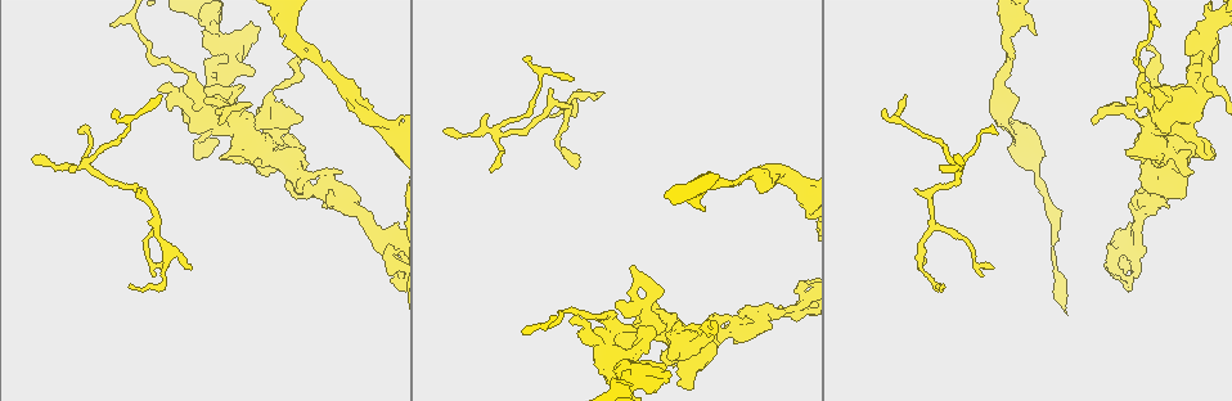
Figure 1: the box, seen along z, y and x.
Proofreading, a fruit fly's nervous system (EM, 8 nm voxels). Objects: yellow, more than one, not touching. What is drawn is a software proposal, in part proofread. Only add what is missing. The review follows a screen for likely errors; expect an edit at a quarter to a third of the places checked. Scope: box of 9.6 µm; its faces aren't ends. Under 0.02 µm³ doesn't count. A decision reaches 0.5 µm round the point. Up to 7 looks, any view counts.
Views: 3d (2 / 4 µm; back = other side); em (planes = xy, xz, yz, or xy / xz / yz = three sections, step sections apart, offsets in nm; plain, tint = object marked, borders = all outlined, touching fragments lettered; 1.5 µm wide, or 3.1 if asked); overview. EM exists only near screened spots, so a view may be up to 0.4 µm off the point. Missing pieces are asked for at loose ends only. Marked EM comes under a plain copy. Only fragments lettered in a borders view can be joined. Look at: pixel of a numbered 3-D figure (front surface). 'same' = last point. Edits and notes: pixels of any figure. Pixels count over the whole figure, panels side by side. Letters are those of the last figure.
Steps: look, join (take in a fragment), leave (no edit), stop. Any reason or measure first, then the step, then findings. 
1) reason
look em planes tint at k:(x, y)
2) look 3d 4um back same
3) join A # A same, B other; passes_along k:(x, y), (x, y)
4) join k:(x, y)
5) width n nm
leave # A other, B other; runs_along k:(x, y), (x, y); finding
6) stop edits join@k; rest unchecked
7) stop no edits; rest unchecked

branch stops here
look 3d 2um back at 1:(392, 269)

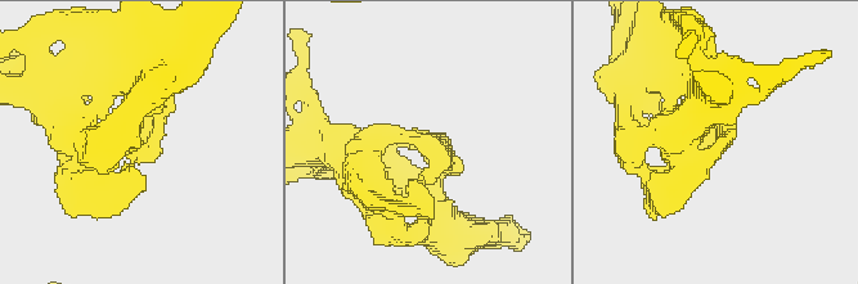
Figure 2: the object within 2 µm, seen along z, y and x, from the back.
look em xz step 8 borders at 2:(429, 183)

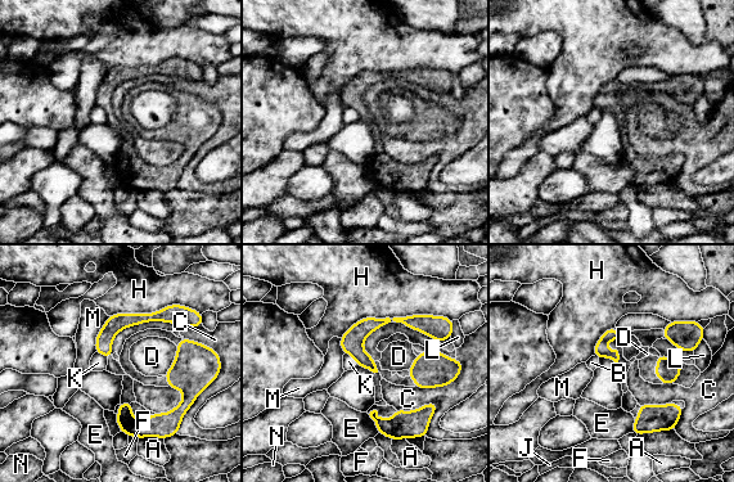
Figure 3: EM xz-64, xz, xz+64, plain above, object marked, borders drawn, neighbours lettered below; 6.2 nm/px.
look em planes borders same

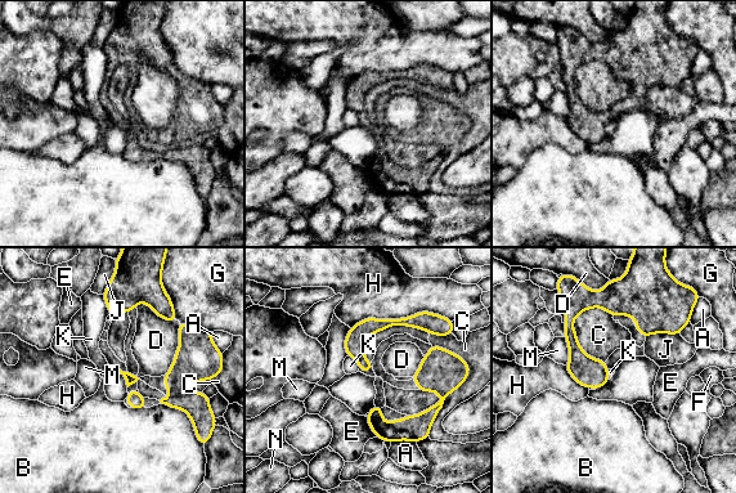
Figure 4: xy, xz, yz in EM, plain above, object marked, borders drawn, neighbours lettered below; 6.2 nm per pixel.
longest_contact H 550 nm
leave # A other, B other, C other, D other, E other, F other, G other, H other, J other, K other, M other, N other; border 4:(441, 395), (426, 409), (407, 416); none of them fits

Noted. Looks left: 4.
branch stops here
look em xz step 4 tint at 1:(955, 160)

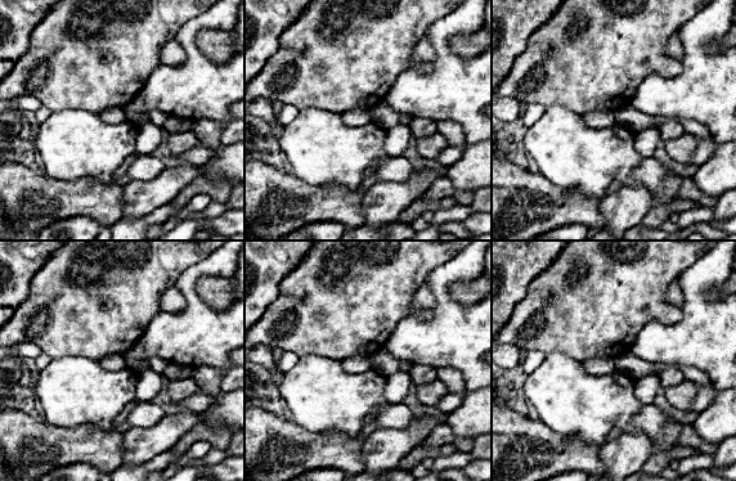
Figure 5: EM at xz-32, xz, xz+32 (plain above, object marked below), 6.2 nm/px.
look em yz step 8 borders same

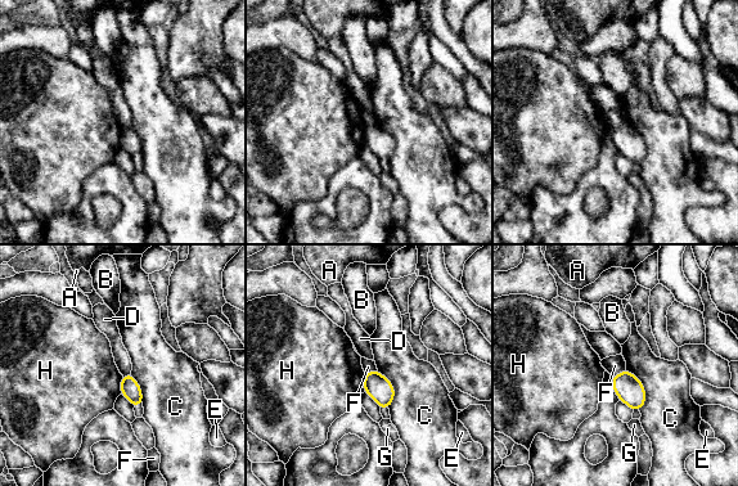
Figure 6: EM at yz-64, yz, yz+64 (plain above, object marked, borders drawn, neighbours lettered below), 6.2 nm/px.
leave # A other, B other, C other, D other, E other, F other, G other, H other; border 6:(122, 376), (120, 394); no lettered fragment goes on from it

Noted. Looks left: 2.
free end
look em xz step 4 borders at 1:(702, 208)

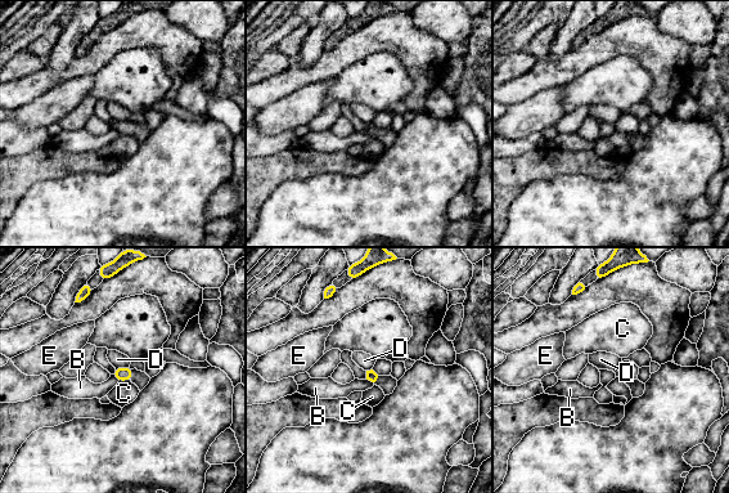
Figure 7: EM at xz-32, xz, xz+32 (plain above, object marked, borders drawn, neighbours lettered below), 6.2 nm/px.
look em planes borders same

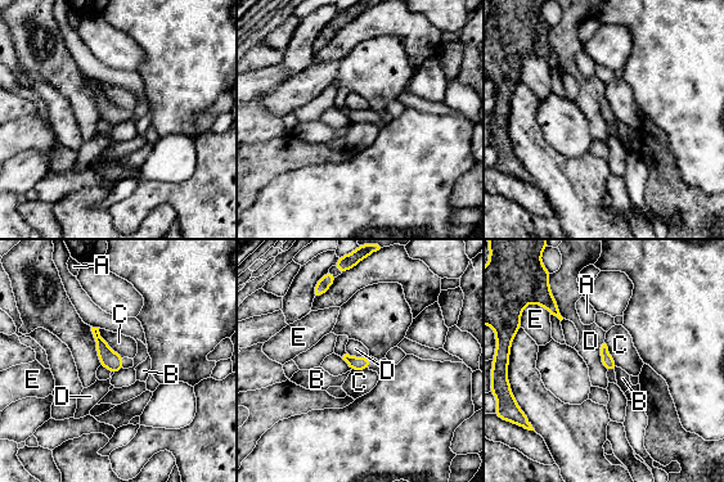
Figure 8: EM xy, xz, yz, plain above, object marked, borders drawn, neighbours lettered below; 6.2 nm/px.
leave # A other, B other, C other, D other, E other; border 8:(603, 342), (601, 361), (607, 370); no lettered fragment goes on from it

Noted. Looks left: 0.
stop no edits; rest unchecked

